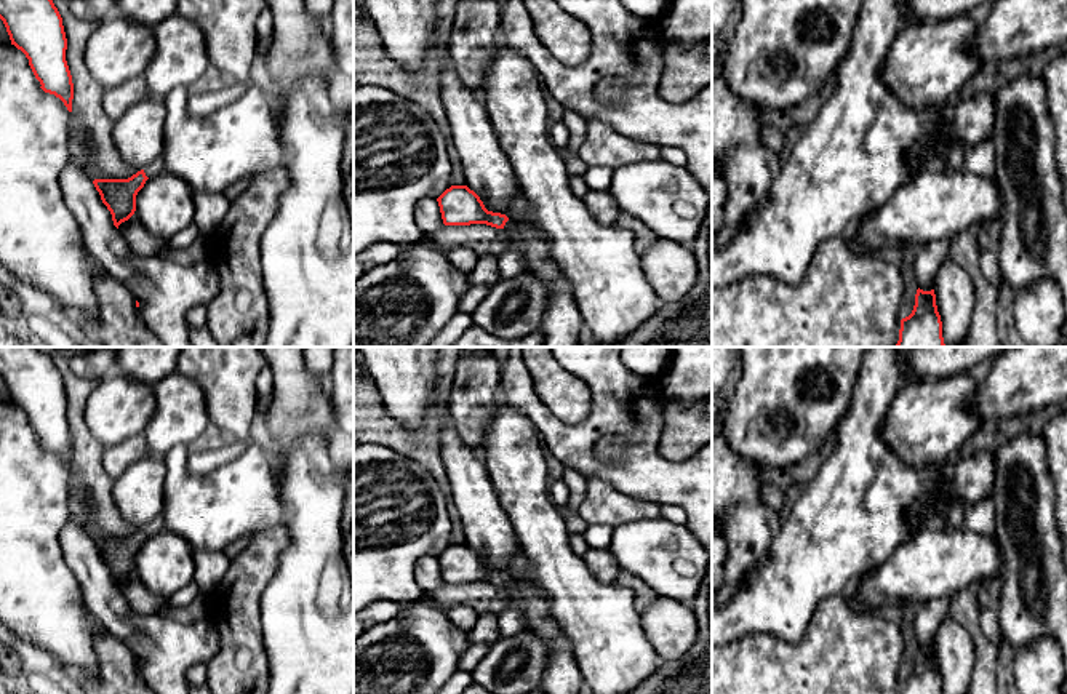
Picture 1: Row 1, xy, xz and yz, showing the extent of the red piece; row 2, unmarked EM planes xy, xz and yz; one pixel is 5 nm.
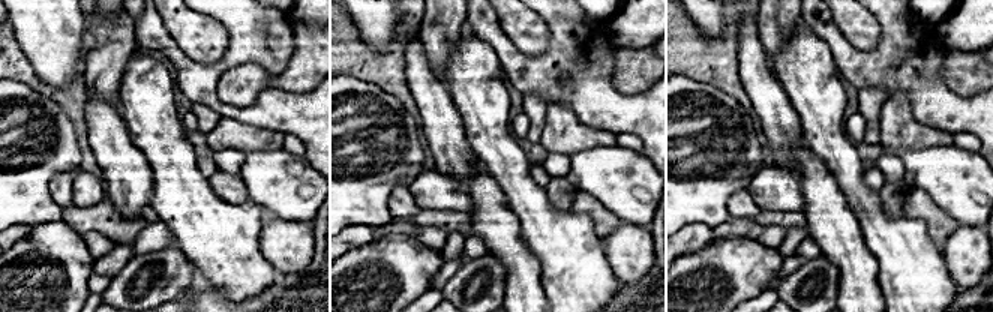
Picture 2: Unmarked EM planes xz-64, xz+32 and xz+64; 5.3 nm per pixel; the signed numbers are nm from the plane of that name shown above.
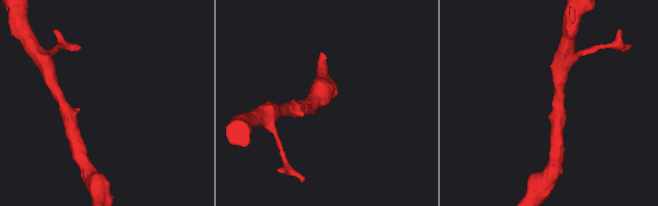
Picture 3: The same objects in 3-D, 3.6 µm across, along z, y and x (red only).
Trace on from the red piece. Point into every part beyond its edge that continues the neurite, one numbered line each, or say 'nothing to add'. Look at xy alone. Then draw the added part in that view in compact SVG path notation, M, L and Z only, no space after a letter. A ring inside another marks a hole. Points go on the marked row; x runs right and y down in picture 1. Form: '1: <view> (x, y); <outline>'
1: xy (157, 167); M163 154L144 170L147 177L154 177L154 176L157 176L158 173L163 173L163 171L166 171Z

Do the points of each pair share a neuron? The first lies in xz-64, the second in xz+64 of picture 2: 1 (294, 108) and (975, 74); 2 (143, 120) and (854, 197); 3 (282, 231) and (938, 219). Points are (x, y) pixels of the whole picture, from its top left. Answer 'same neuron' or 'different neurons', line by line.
1: different neurons
2: same neuron
3: different neurons

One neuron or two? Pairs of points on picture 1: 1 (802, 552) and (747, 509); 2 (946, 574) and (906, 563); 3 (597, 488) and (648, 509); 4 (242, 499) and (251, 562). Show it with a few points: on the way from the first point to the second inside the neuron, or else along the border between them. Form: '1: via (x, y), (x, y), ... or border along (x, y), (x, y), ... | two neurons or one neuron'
1: border along (783, 523), (768, 555), (760, 565) | two neurons
2: via (936, 566), (915, 566) | one neuron
3: via (610, 501), (619, 509), (635, 509) | one neuron
4: border along (280, 522), (251, 538) | two neurons

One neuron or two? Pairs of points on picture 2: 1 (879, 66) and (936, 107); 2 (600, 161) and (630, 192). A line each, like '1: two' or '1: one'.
1: one
2: one

